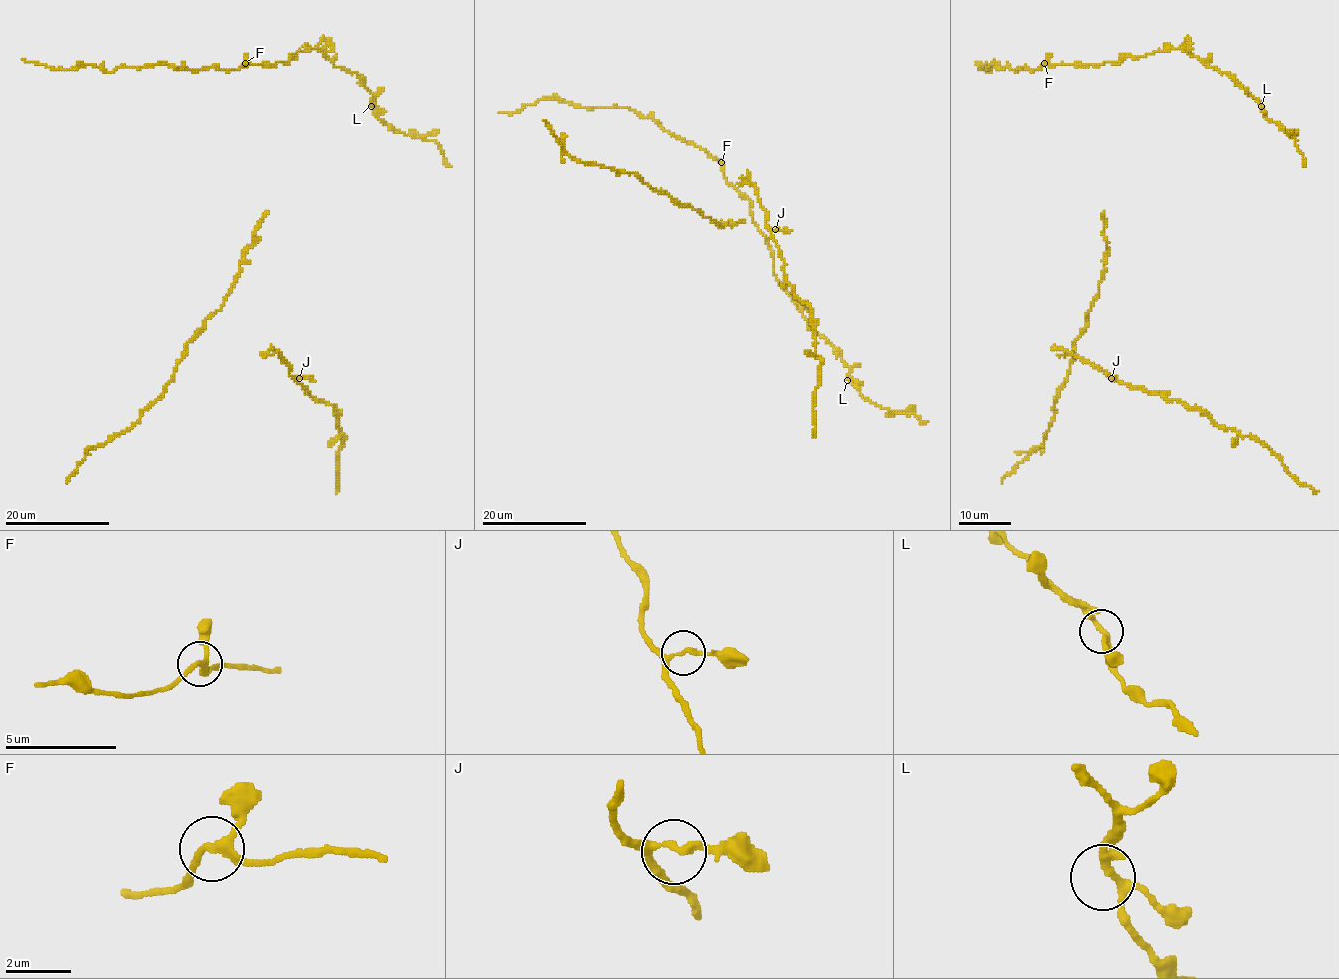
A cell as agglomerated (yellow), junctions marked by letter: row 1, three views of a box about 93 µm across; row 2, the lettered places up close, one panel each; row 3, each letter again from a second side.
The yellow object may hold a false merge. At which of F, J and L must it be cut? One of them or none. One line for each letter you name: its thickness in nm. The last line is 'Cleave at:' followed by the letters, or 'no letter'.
Cleave at: no letter

